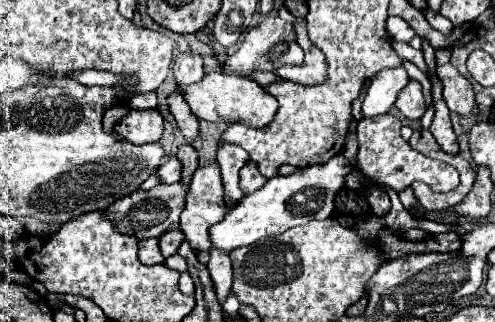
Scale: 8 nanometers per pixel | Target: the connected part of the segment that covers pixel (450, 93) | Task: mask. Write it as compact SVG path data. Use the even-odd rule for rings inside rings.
M443 64L435 68L437 78L443 82L443 100L447 108L463 118L469 118L475 110L475 94L471 82L459 74L459 70L451 64Z

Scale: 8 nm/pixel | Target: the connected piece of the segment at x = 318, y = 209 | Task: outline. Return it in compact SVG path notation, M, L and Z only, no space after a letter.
M342 153L333 156L325 164L315 164L297 170L289 176L273 176L267 184L253 194L247 194L227 216L211 228L211 242L219 250L235 250L239 246L253 244L261 238L279 236L287 228L307 224L311 220L327 220L335 210L335 196L345 186L345 178L351 172L351 164Z

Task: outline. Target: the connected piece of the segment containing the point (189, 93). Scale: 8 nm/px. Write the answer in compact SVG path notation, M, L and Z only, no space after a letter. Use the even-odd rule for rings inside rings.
M209 72L203 76L203 80L189 84L187 88L177 88L177 92L185 98L191 112L199 120L207 120L207 122L227 122L227 124L239 122L239 124L247 124L251 128L263 128L273 120L273 116L277 114L277 108L279 108L275 98L271 94L267 94L263 90L263 86L259 86L257 82L253 82L249 78L235 76L235 74Z

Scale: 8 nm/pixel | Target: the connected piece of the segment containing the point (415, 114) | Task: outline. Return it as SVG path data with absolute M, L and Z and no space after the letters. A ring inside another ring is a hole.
M411 80L397 96L395 106L401 110L401 114L409 120L419 120L427 108L425 104L425 96L423 96L423 88L417 80Z

